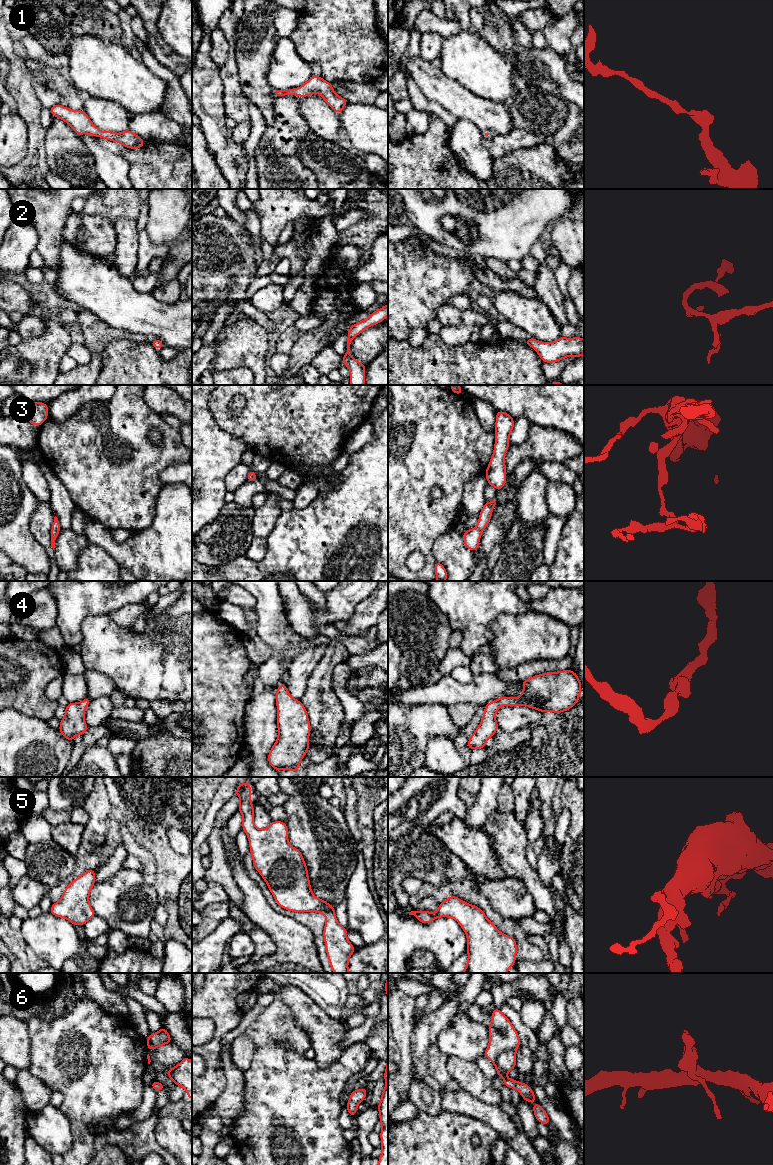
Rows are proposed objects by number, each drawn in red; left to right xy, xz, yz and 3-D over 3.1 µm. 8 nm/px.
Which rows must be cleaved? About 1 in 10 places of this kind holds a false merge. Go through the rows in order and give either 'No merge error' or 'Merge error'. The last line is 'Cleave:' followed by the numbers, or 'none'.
1: No merge error
2: No merge error
3: No merge error
4: No merge error
5: No merge error
6: No merge error
Cleave: none

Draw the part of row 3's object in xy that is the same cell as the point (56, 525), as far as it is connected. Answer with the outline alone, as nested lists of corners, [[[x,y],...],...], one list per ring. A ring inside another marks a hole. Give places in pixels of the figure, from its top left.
[[[55,516],[53,524],[52,524],[52,529],[51,529],[51,546],[52,546],[53,550],[55,548],[55,541],[56,541],[56,538],[58,537],[60,529],[61,529],[61,527],[60,527],[59,520]]]

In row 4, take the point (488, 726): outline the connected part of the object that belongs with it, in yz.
[[[572,670],[548,672],[522,681],[520,697],[500,697],[485,705],[480,725],[469,738],[467,746],[473,749],[486,748],[486,742],[499,729],[496,713],[501,706],[527,706],[540,712],[559,714],[577,704],[581,694],[581,681]]]

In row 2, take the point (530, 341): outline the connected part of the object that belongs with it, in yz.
[[[561,336],[555,342],[541,342],[532,337],[525,343],[533,347],[540,359],[546,363],[553,363],[569,356],[580,358],[584,354],[584,338],[565,338]]]

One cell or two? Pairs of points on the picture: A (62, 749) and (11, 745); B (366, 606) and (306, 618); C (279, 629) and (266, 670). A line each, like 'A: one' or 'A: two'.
A: one
B: two
C: one

